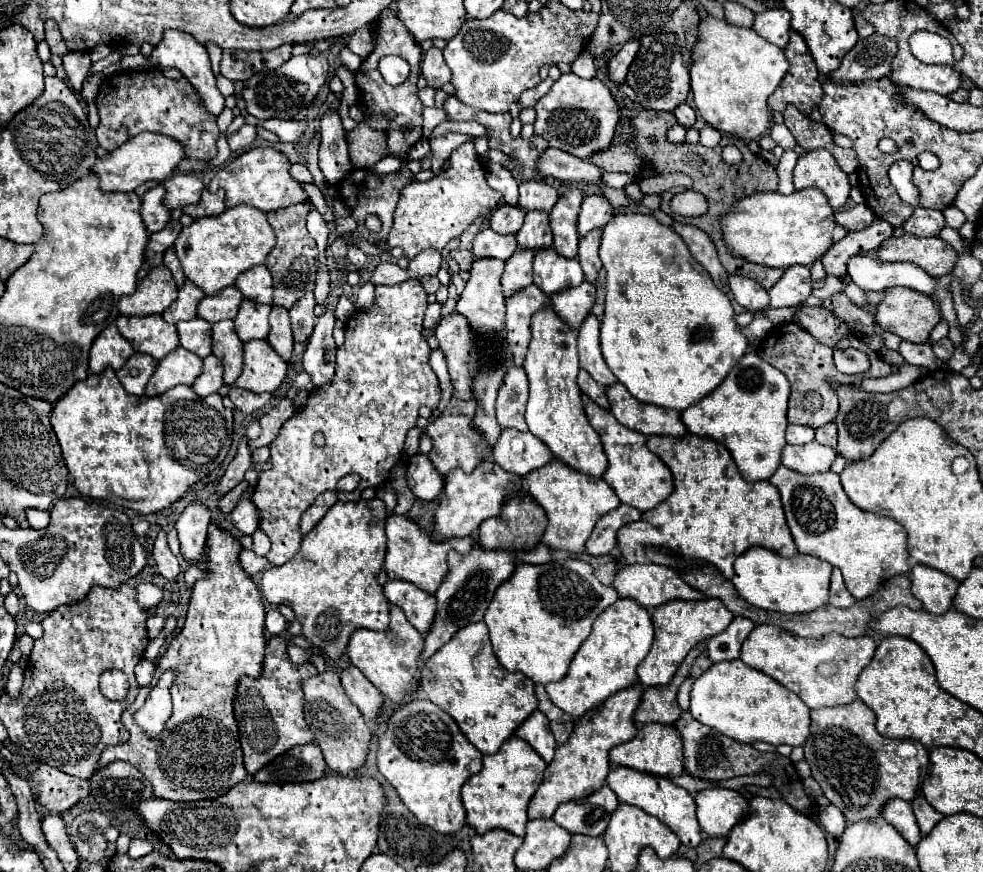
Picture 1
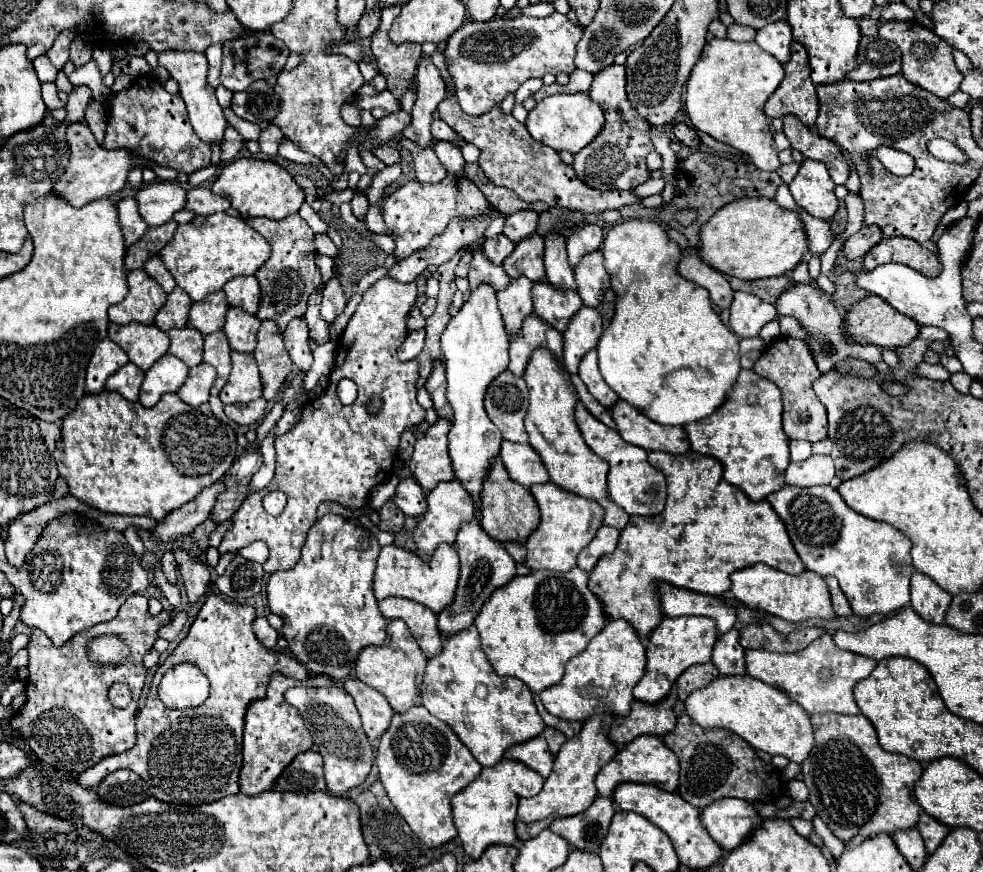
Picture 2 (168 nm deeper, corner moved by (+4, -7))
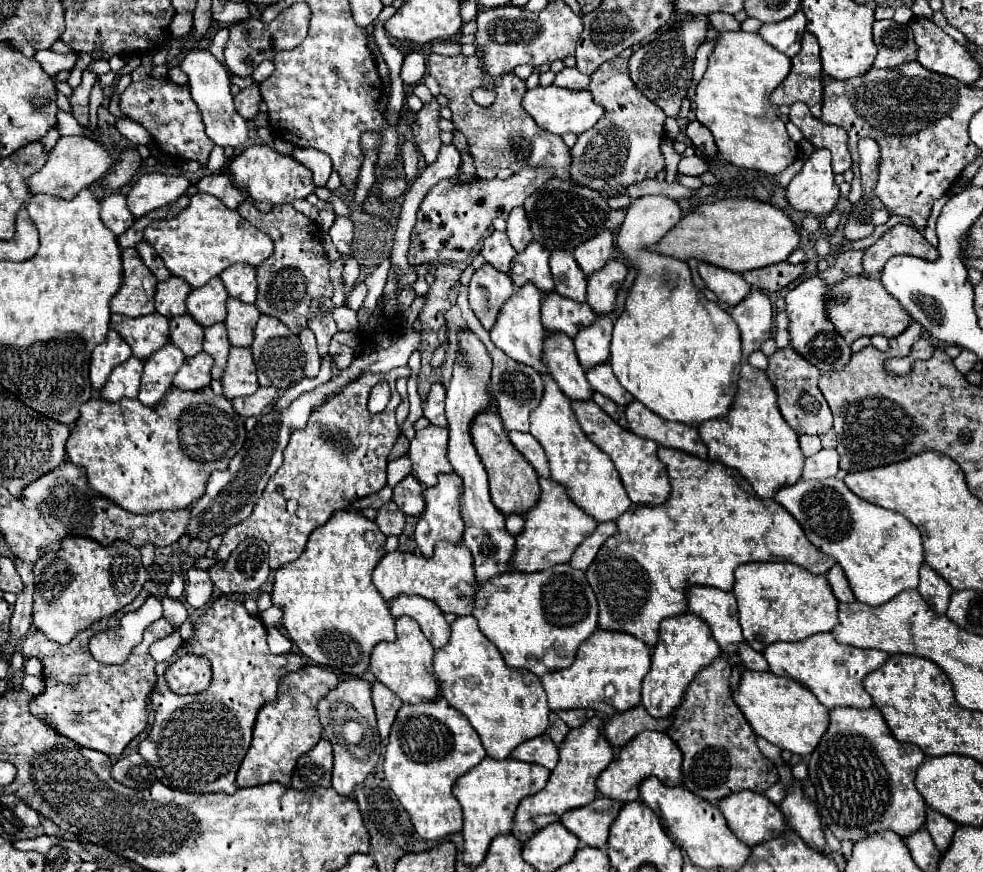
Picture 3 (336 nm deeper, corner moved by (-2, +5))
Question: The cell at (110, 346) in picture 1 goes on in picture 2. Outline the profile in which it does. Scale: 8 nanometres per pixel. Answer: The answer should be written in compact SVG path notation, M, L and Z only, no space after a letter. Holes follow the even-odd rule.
M104 338L100 344L96 344L96 350L86 370L88 392L100 394L104 390L106 378L112 376L116 370L120 370L126 362L128 362L126 352L118 344L114 344L110 338Z

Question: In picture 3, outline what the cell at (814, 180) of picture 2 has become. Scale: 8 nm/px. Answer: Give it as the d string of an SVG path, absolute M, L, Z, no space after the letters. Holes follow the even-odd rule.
M816 150L802 166L802 170L786 186L786 196L792 208L826 216L834 210L840 190L834 182L830 166L830 152Z

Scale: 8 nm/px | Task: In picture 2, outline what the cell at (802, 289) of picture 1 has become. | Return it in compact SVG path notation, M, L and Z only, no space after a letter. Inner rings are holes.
M794 284L790 290L786 290L776 300L776 310L782 316L784 314L786 316L794 316L800 322L800 326L810 332L810 338L804 340L804 342L812 350L812 356L814 356L814 362L816 362L820 374L828 374L838 362L842 362L846 358L860 358L860 360L866 360L870 364L876 364L876 362L882 360L880 358L880 348L876 348L872 344L868 344L868 346L850 346L848 342L844 342L842 332L840 332L842 316L838 312L838 308L814 284Z

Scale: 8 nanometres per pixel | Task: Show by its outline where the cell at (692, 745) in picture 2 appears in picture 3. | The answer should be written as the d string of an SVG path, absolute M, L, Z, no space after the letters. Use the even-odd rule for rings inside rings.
M716 658L712 664L702 668L690 682L666 734L684 754L684 786L712 804L738 790L754 790L762 794L778 782L776 766L760 752L754 730L732 700L730 664L722 658Z

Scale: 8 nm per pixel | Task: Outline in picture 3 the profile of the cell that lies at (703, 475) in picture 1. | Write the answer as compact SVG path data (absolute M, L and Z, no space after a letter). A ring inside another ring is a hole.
M658 448L658 458L666 464L672 492L660 506L636 506L616 520L618 534L608 538L594 562L586 570L588 582L598 598L600 620L604 630L618 630L634 634L648 646L658 642L658 622L668 616L686 612L684 588L706 584L720 590L732 590L734 570L744 562L758 560L788 560L812 574L826 574L836 562L816 550L806 538L804 530L776 500L762 500L752 492L748 480L734 468L726 468L718 460L702 460L674 448Z

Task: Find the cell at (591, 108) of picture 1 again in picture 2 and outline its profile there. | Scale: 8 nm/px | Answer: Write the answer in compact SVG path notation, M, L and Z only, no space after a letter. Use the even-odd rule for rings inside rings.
M556 94L556 96L546 96L542 102L536 104L534 110L528 112L526 118L526 128L530 136L558 152L568 150L572 154L580 152L586 144L590 144L596 134L604 126L604 114L602 108L588 98L588 94Z

